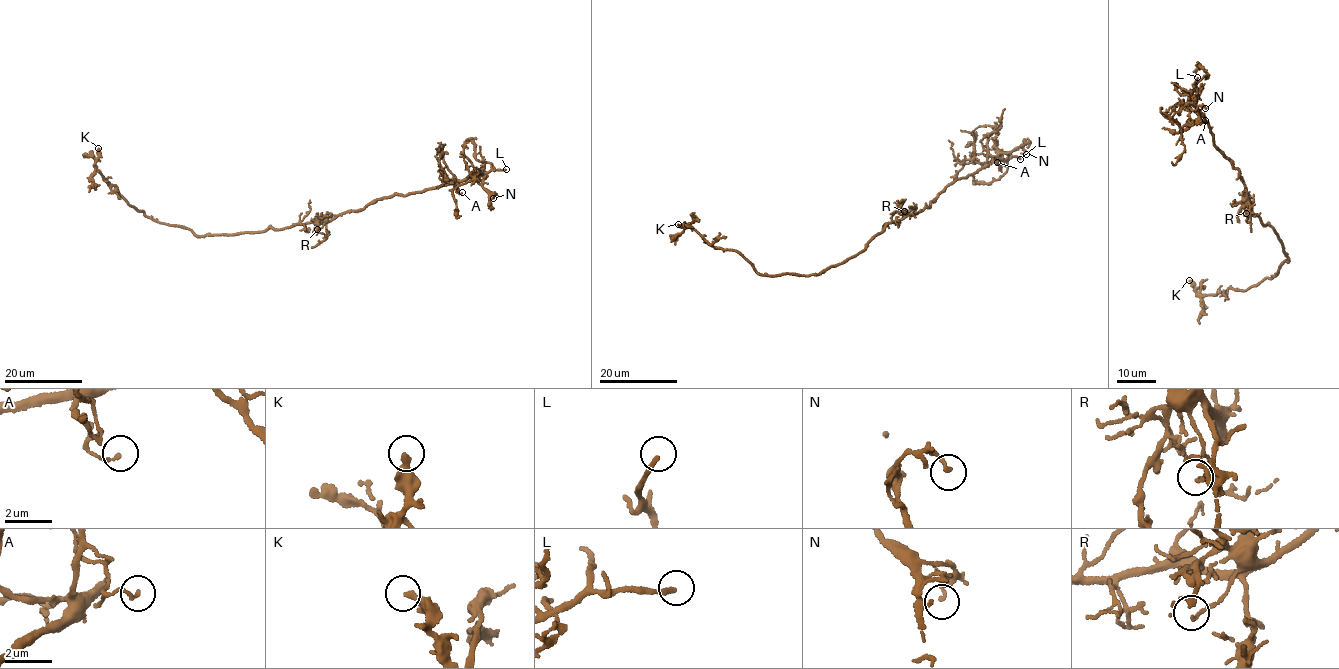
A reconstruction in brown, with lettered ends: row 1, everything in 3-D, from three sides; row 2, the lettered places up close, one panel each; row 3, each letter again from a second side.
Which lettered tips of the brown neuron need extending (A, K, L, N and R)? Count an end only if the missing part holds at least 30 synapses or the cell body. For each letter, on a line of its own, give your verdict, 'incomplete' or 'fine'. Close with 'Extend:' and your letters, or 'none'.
A: fine
K: fine
L: incomplete
N: fine
R: fine
Extend: L

